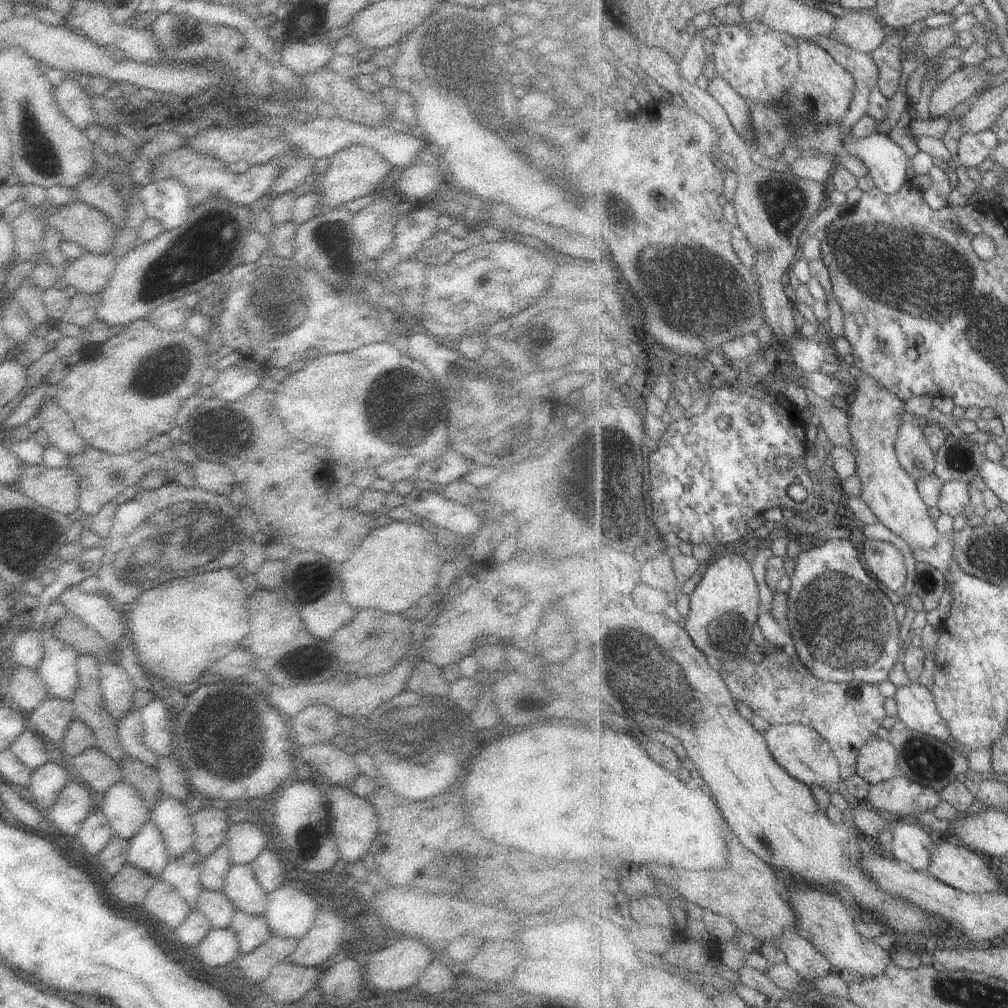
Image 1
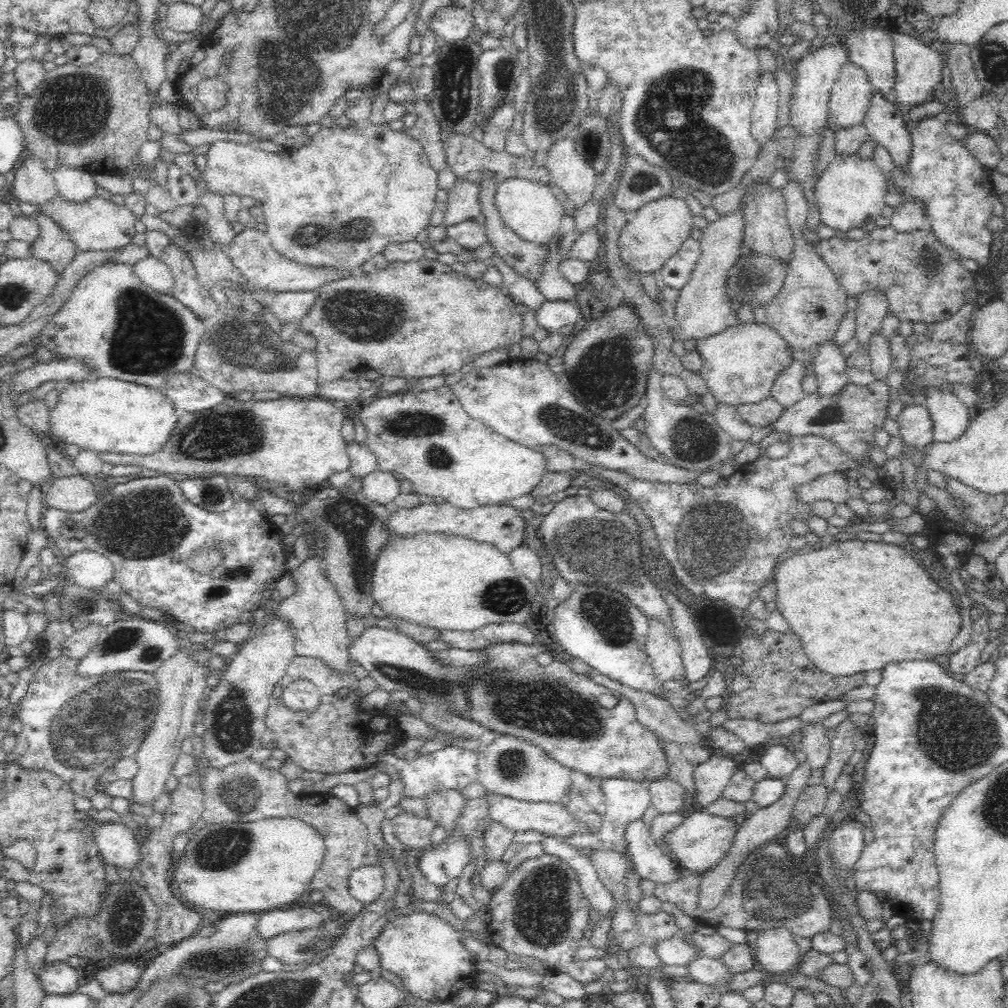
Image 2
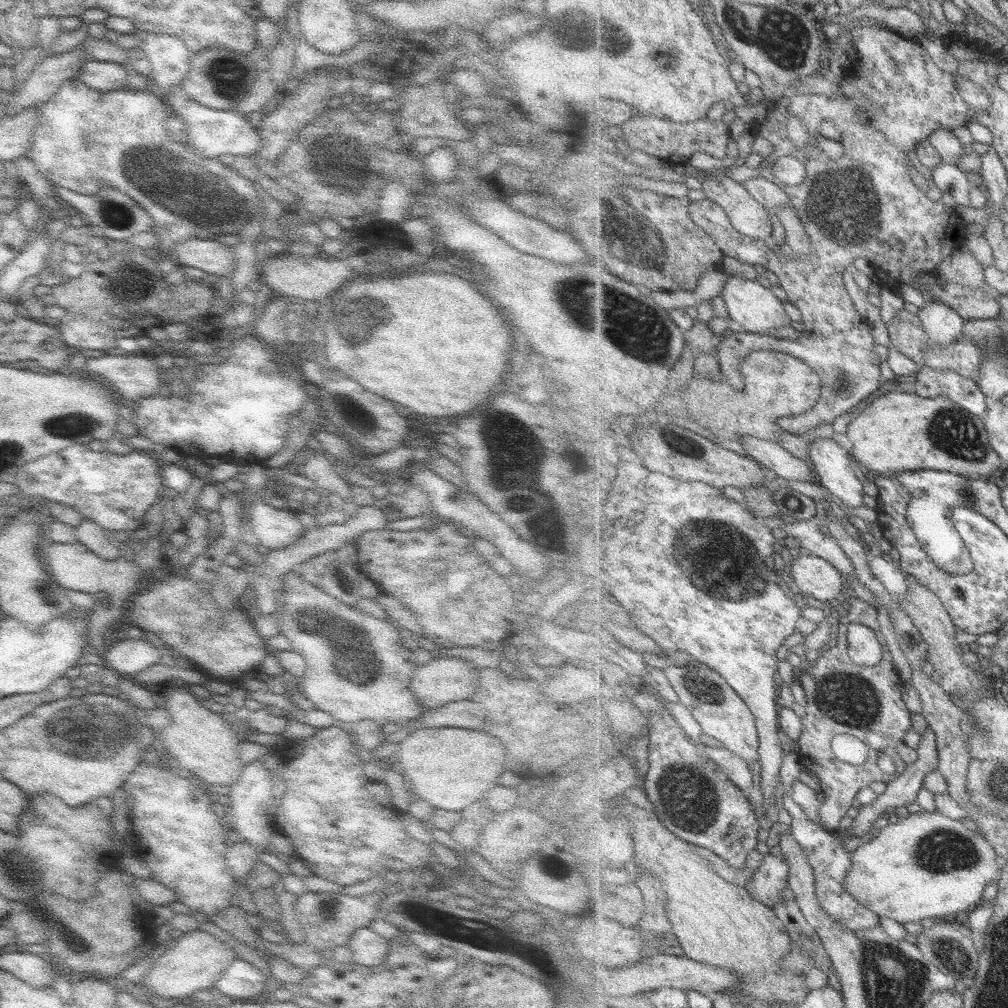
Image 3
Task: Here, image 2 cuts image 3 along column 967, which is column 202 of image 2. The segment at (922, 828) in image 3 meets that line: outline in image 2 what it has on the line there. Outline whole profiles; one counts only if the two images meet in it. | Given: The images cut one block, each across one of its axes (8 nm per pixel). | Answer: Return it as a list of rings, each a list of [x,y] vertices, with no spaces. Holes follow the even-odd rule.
[[[296,818],[265,819],[257,822],[222,822],[216,825],[206,824],[202,830],[197,830],[197,832],[189,838],[184,856],[174,854],[172,866],[170,866],[170,872],[168,872],[170,873],[168,883],[170,883],[172,893],[180,899],[180,903],[193,911],[214,910],[225,914],[230,912],[263,914],[274,908],[285,908],[291,906],[294,902],[306,899],[306,896],[310,892],[310,880],[314,878],[316,870],[320,868],[320,862],[322,862],[324,852],[326,852],[326,849],[324,849],[326,845],[324,844],[323,836],[321,836],[319,832],[312,826]]]

